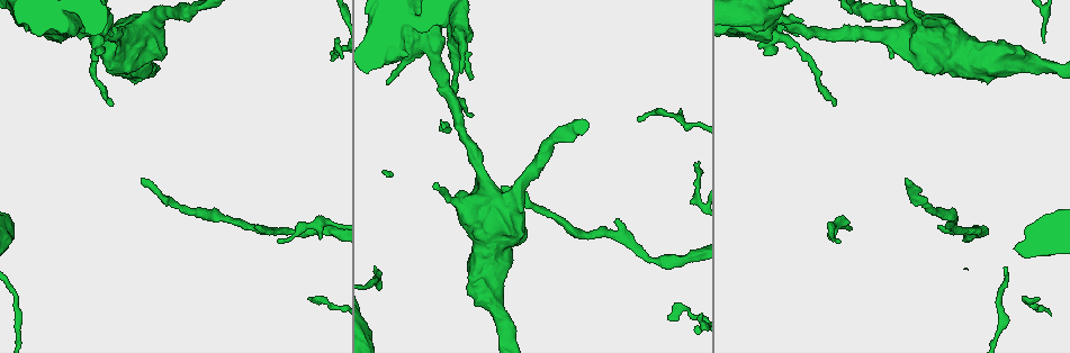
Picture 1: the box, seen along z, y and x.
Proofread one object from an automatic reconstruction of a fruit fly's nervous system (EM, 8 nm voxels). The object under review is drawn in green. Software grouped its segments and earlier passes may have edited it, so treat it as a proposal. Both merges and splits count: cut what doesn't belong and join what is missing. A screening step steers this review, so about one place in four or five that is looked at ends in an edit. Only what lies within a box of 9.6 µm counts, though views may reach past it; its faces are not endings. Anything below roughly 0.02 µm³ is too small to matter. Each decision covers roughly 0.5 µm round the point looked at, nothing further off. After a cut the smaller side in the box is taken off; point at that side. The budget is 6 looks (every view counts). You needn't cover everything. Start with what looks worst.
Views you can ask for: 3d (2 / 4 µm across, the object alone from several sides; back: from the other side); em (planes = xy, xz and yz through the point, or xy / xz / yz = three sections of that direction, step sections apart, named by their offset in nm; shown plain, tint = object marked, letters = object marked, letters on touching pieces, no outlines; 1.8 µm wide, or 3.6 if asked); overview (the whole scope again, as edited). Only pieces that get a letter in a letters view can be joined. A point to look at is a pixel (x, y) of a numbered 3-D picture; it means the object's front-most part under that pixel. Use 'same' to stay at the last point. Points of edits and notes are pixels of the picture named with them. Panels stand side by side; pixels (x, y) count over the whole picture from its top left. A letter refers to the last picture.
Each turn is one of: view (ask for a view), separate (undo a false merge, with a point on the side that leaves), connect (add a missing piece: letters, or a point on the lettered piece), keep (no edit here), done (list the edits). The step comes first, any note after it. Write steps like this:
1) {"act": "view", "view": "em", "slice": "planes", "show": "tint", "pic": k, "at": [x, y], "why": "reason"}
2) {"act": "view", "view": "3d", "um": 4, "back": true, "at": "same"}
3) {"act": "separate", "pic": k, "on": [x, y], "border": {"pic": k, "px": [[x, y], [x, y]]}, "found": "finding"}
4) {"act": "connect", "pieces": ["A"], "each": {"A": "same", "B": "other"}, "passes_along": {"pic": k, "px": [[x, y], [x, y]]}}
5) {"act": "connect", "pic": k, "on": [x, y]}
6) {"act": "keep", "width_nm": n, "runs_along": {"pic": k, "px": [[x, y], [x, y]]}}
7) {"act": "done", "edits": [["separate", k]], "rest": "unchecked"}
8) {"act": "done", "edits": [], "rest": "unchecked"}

{"act": "view", "view": "3d", "um": 2, "pic": 1, "at": [504, 187], "why": "free end"}

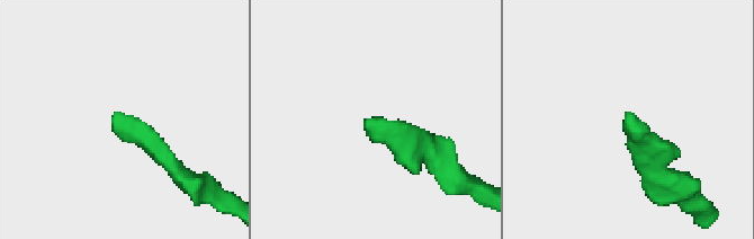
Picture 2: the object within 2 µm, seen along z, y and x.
{"act": "view", "view": "em", "slice": "xy", "step": 4, "show": "tint", "pic": 2, "at": [370, 118], "why": "shape alone is not enough"}

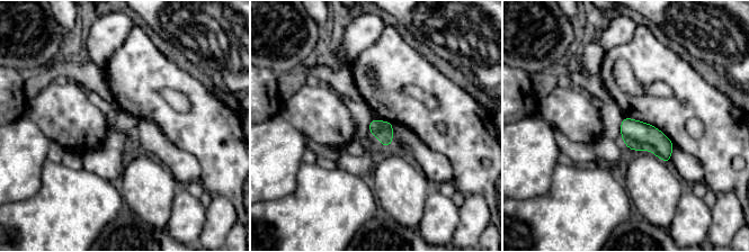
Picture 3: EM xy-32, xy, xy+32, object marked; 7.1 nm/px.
{"act": "view", "view": "em", "slice": "planes", "show": "letters", "at": "same"}

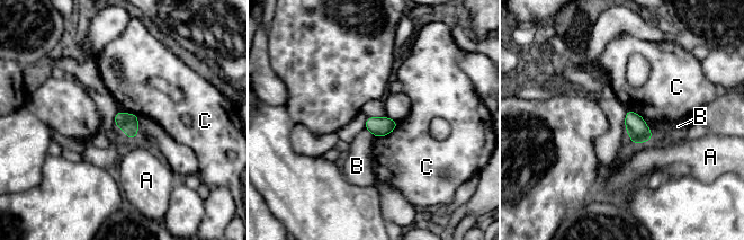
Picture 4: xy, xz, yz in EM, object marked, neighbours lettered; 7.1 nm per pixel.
{"act": "keep", "each": {"A": "other", "B": "other", "C": "other"}, "border": {"pic": 4, "px": [[400, 122], [390, 133], [375, 138]]}, "found": "none of them fits"}

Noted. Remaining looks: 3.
{"act": "view", "view": "em", "um": 3.6, "slice": "yz", "step": 4, "show": "tint", "pic": 1, "at": [133, 36], "why": "touches itself"}

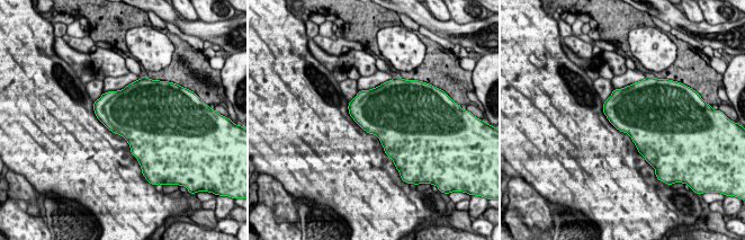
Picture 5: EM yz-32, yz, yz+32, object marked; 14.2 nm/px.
{"act": "view", "view": "em", "um": 3.6, "slice": "xz", "step": 16, "show": "letters", "at": "same"}

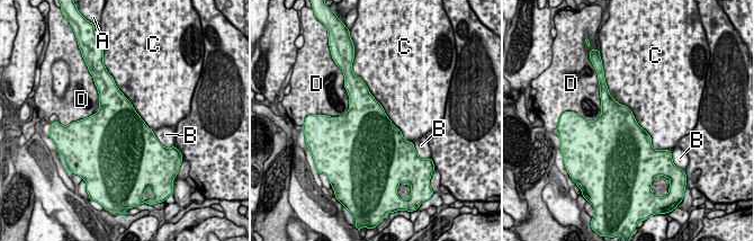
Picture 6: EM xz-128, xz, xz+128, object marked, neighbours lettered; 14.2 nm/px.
{"act": "keep", "each": {"A": "other", "B": "other", "C": "other", "D": "other"}, "border": {"pic": 6, "px": [[608, 89], [631, 112], [654, 149]]}, "found": "continuous, no second neuron"}

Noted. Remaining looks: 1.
{"act": "done", "edits": [], "rest": "unchecked"}

